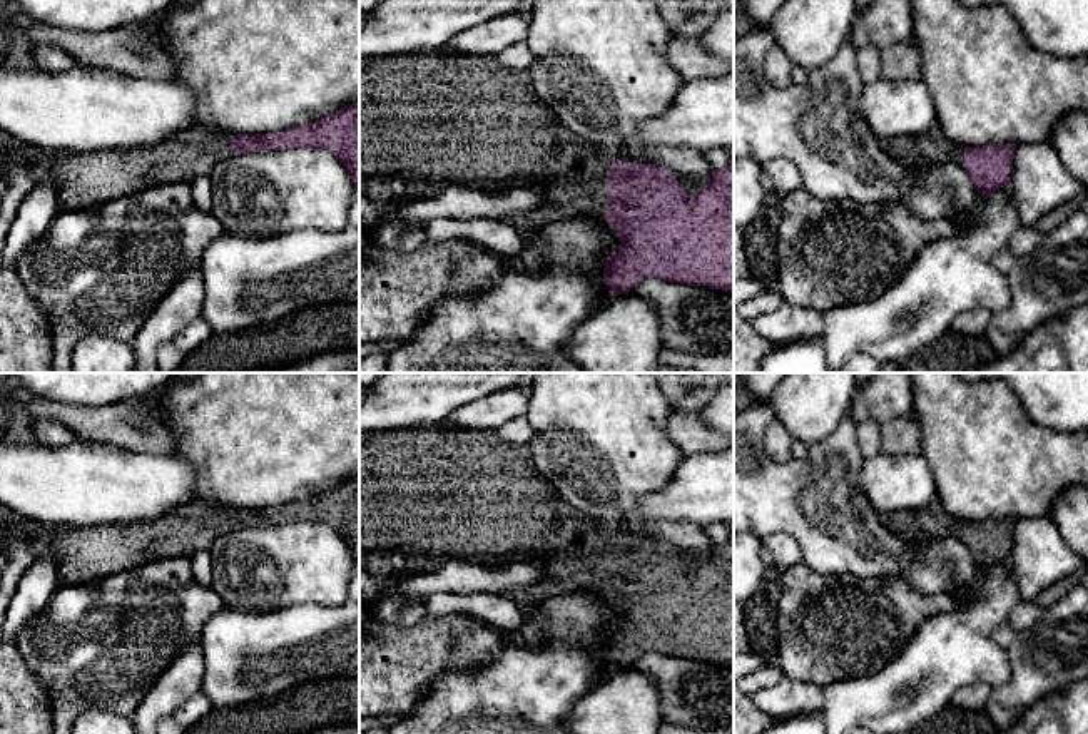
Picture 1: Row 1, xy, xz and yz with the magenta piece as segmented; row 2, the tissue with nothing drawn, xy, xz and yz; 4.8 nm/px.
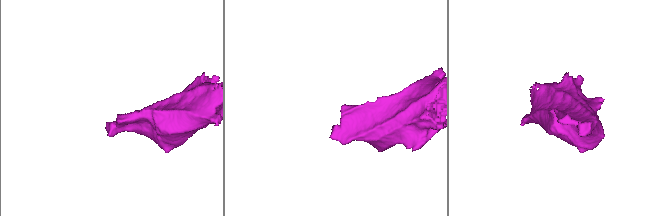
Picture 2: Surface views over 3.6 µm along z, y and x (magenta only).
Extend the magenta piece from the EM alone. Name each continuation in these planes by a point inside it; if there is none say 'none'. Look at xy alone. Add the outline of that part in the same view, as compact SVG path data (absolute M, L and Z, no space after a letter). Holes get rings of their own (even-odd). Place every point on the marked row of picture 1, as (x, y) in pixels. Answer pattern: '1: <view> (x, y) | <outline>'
1: xy (84, 179) | M192 125L155 145L135 145L80 154L70 154L67 150L32 150L28 155L35 186L53 182L57 191L57 209L58 212L64 212L109 202L115 197L147 187L175 182L191 184L201 176L209 177L219 161L232 155L232 137L234 134L229 132L211 132L201 125Z

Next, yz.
1: yz (931, 147) | M934 122L924 134L881 140L881 147L906 166L936 166L943 162L964 166L966 147L951 142L939 122Z

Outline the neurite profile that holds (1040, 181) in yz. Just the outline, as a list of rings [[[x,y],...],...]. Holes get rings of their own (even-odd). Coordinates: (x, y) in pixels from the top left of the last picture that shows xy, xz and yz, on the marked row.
[[[1051,142],[1018,145],[1009,184],[1021,226],[1035,226],[1043,214],[1085,191]]]

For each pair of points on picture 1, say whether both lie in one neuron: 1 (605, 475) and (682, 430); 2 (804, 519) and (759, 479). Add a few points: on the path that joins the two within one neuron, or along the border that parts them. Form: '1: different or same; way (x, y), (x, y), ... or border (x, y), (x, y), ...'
1: different; border (674, 408), (664, 425), (664, 432), (684, 455)
2: same; way (793, 507), (771, 490)

